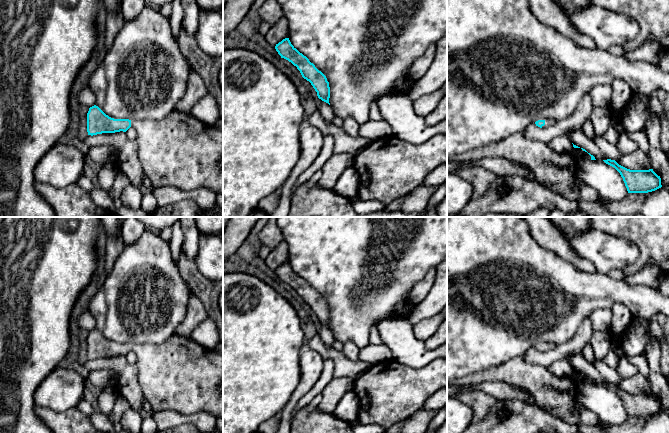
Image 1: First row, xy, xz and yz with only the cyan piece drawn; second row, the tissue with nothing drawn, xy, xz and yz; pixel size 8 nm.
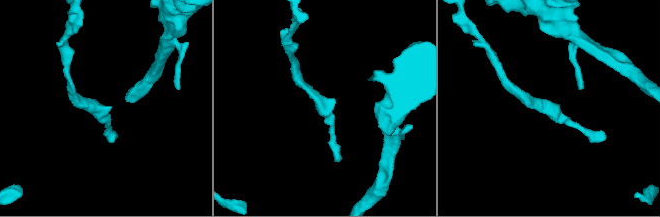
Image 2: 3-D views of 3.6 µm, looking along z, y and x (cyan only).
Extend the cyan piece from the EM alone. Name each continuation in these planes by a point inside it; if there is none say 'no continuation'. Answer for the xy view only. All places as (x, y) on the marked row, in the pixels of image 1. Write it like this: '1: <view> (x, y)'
1: xy (181, 151)

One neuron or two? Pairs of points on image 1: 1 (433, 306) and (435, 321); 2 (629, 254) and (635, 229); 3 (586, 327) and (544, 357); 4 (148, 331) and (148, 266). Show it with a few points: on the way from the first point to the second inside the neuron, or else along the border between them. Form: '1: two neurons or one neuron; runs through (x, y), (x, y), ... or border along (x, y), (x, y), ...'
1: two neurons; border along (436, 314), (423, 318), (413, 325)
2: two neurons; border along (610, 233), (636, 245), (639, 258), (635, 264)
3: one neuron; runs through (579, 339), (568, 350), (556, 354)
4: one neuron; runs through (148, 315), (148, 282)

